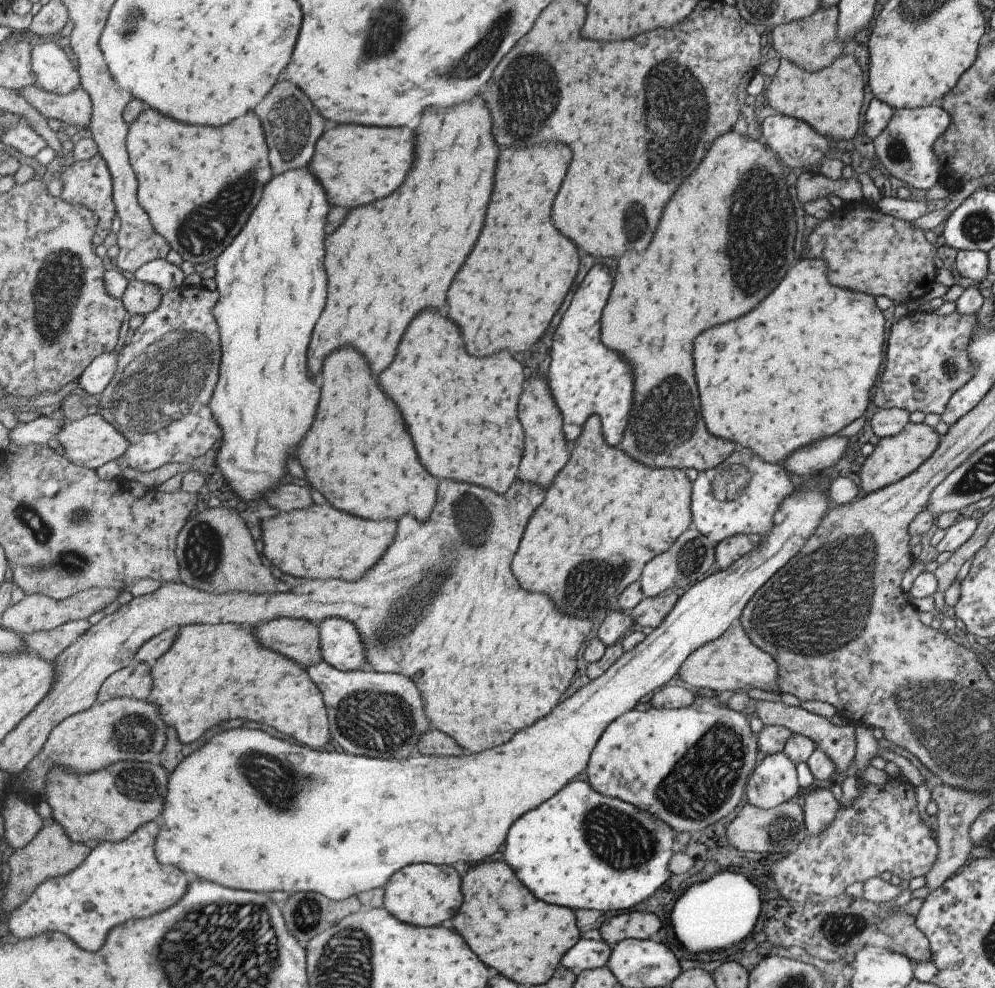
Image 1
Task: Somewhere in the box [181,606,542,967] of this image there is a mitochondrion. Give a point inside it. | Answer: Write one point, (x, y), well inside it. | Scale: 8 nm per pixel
(376, 722)

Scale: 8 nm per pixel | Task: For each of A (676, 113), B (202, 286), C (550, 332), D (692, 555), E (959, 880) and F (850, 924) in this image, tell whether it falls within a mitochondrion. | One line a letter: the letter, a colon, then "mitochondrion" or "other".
A: mitochondrion
B: other
C: other
D: mitochondrion
E: other
F: mitochondrion

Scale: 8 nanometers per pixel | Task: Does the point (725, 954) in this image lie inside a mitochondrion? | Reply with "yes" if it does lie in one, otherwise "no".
no

